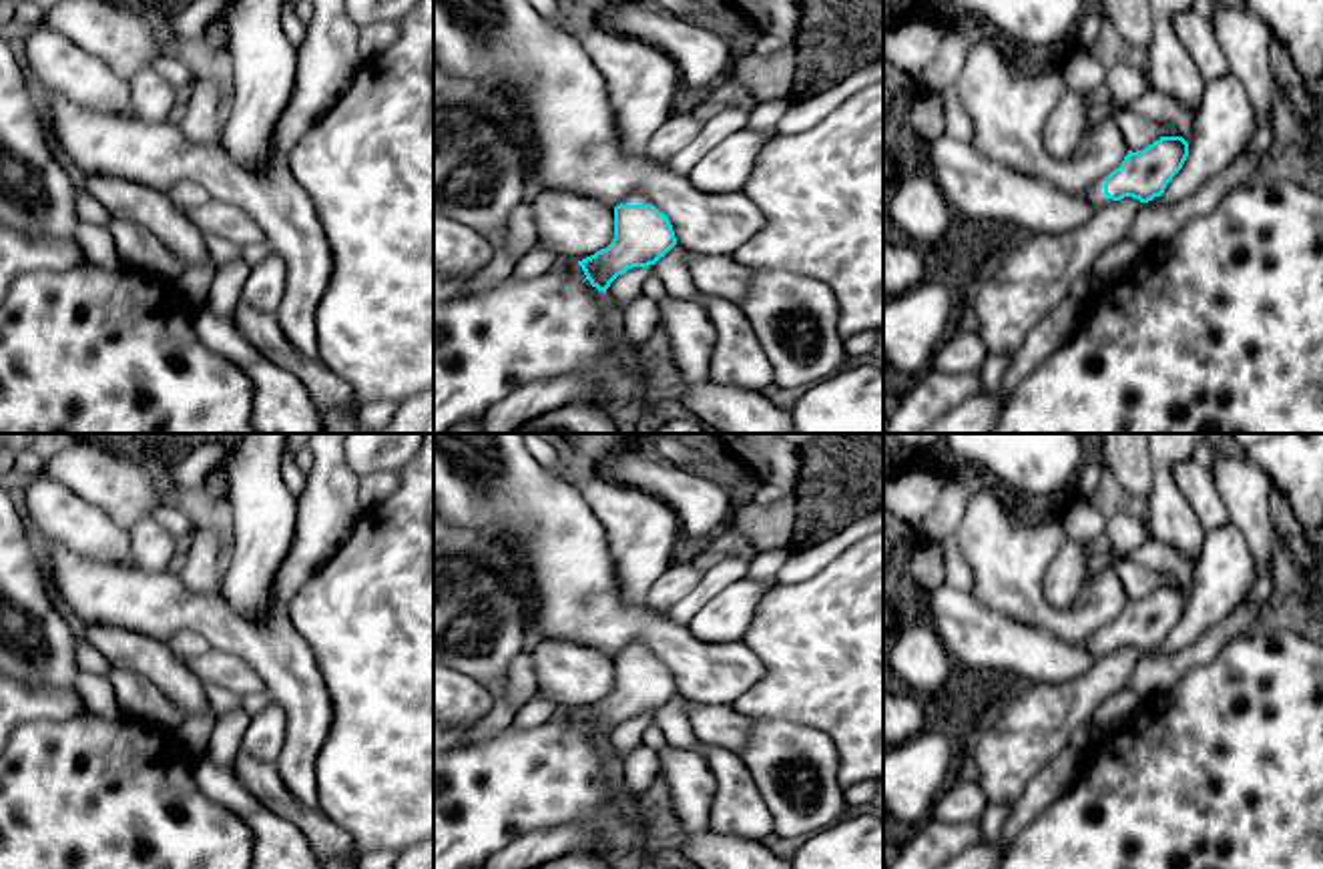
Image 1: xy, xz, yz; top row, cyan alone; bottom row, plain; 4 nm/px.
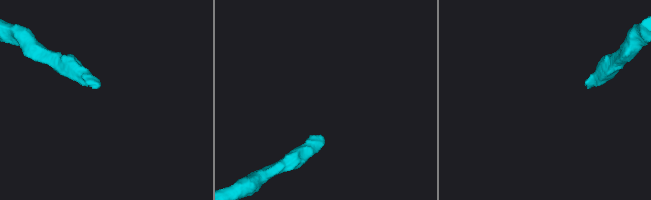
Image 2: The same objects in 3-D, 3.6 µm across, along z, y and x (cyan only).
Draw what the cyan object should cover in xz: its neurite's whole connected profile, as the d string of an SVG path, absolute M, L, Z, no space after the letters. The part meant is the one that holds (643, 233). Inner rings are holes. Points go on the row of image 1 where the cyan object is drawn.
M634 193L614 207L614 239L606 249L578 261L592 287L606 293L632 267L654 265L677 245L673 225L648 197Z

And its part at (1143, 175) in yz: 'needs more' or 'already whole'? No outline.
needs more

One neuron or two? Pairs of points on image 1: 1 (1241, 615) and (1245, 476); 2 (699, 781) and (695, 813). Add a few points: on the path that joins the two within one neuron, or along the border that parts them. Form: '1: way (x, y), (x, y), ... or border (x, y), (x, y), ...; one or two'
1: way (1263, 581), (1261, 542), (1249, 510); one
2: way (695, 789), (695, 805); one

